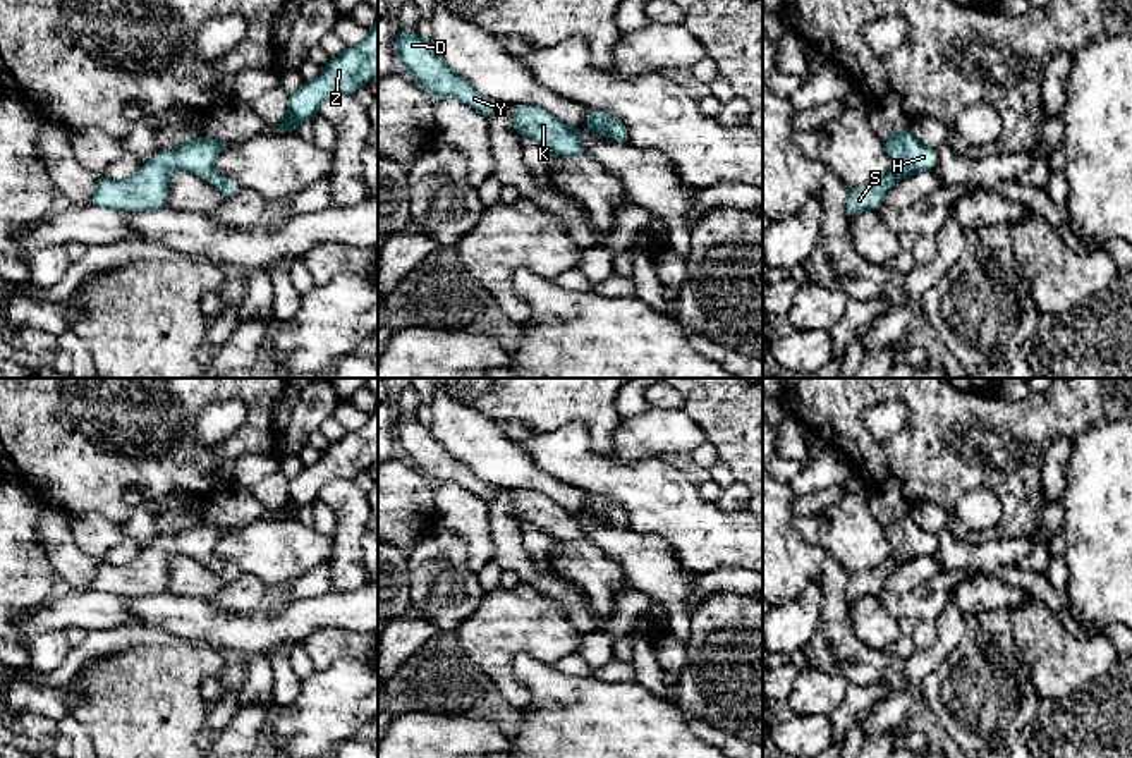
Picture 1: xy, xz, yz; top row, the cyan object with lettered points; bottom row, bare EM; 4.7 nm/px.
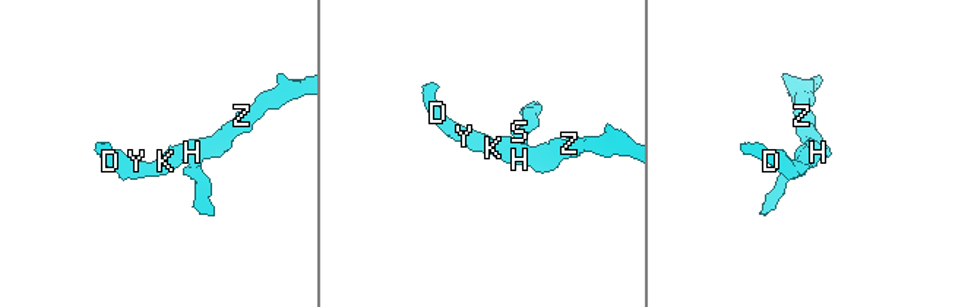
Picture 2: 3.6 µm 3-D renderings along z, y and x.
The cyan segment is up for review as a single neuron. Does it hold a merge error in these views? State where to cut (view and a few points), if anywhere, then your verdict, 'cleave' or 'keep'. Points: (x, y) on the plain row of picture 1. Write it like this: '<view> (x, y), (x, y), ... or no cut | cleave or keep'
no cut | keep

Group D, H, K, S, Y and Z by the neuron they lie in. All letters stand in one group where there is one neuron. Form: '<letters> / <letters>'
D H K S Y Z

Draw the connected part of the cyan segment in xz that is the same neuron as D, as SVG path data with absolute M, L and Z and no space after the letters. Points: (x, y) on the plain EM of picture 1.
M416 416L399 418L395 438L404 452L416 462L419 471L433 483L452 481L476 493L488 505L498 497L502 488L479 480L469 466L455 459Z

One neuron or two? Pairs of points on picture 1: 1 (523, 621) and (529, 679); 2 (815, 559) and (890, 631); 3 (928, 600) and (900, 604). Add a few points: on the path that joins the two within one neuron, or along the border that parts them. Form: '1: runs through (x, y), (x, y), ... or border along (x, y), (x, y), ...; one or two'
1: border along (519, 652), (514, 659), (512, 676), (529, 693); two
2: border along (849, 605), (849, 621), (854, 633), (864, 643); two
3: runs through (921, 604), (907, 604); one

